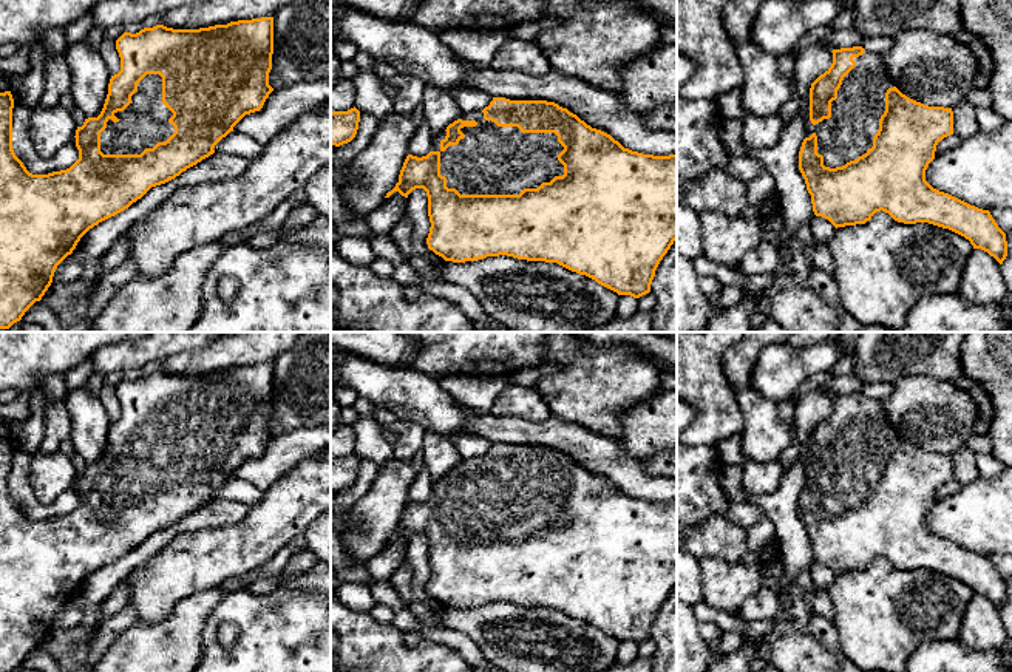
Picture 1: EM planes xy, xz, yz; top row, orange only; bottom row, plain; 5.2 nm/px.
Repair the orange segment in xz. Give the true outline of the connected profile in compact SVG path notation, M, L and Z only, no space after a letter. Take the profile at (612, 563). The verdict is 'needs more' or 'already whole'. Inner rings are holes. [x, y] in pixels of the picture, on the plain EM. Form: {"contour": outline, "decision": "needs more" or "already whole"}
{"contour": "M493 443L490 451L484 456L462 459L462 462L450 470L445 477L433 480L431 497L426 502L406 502L399 521L399 528L385 544L389 544L394 538L408 544L416 535L423 535L428 542L428 562L431 568L426 584L428 595L445 607L465 609L484 606L487 602L507 601L527 607L558 609L572 618L595 626L598 630L618 641L630 641L633 644L640 644L650 638L655 616L677 585L677 501L654 502L624 494L610 480L592 474L567 454L547 446L510 446L505 443Z", "decision": "needs more"}

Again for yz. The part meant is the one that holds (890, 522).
{"contour": "M862 392L831 399L831 412L810 434L810 459L799 497L799 516L814 561L837 575L865 570L882 556L898 568L949 575L1003 610L1007 602L1006 579L990 558L939 538L925 527L938 488L953 480L952 454L929 453L902 440L879 400Z", "decision": "needs more"}

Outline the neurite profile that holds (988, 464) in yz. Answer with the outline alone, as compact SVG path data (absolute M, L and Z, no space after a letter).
M990 451L976 454L976 465L984 479L993 479L1004 467Z

